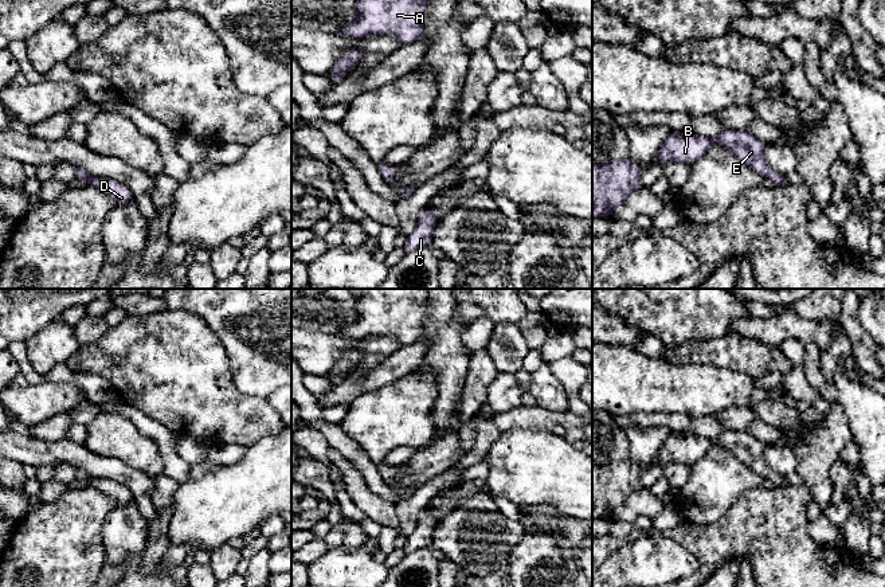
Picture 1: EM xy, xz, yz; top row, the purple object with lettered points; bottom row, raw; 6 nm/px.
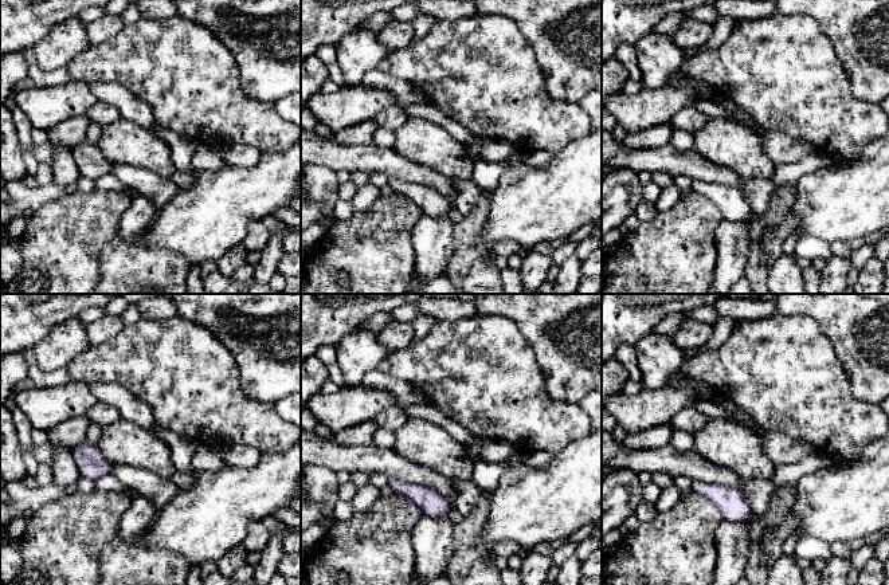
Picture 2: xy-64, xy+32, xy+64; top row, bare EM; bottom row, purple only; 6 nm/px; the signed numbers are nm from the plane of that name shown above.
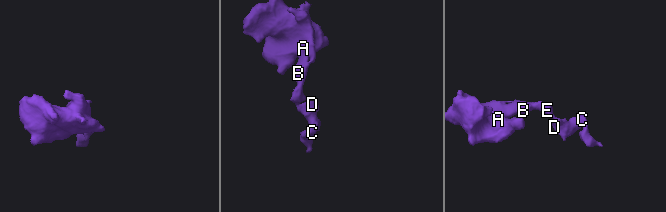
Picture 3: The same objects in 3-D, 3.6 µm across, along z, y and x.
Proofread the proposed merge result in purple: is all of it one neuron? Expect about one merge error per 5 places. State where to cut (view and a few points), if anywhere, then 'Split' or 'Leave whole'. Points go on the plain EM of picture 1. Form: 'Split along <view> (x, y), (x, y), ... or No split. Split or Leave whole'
No split. Leave whole

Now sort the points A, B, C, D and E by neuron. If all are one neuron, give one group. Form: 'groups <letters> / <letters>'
groups A B C D E

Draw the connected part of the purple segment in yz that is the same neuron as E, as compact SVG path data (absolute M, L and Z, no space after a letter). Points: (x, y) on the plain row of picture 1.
M727 430L713 441L694 434L670 433L654 463L684 463L692 466L714 445L732 451L736 458L743 461L756 474L768 478L775 488L788 485L784 477L772 473L765 459L765 443L748 431Z

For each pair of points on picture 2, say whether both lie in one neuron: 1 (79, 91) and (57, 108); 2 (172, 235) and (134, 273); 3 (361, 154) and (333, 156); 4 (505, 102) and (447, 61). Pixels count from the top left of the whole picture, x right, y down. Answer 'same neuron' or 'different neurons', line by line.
1: same neuron
2: different neurons
3: same neuron
4: same neuron

